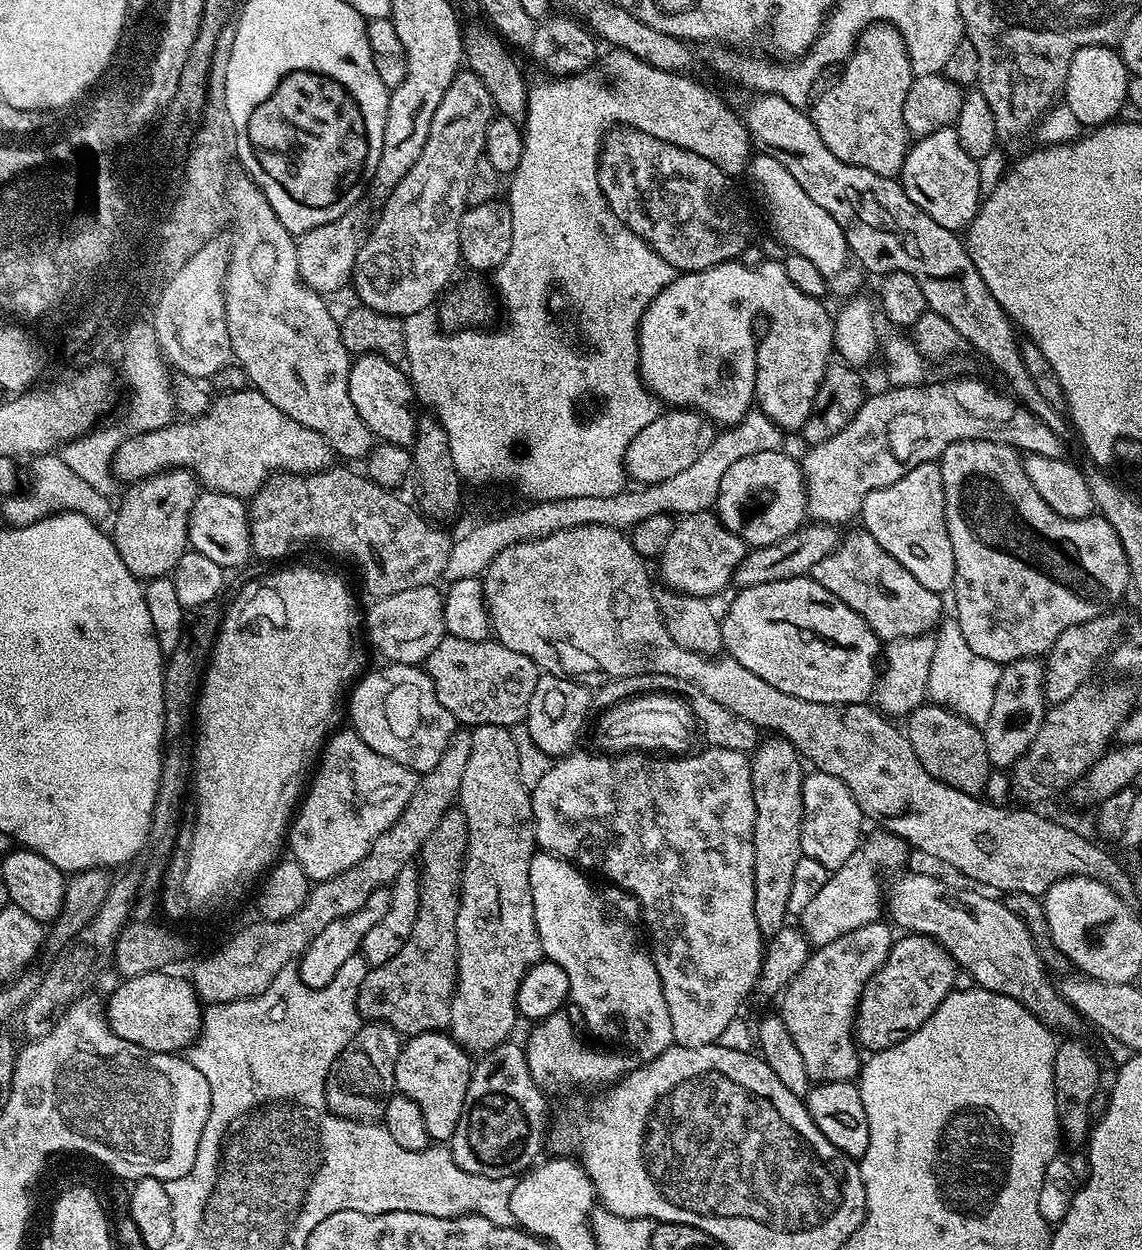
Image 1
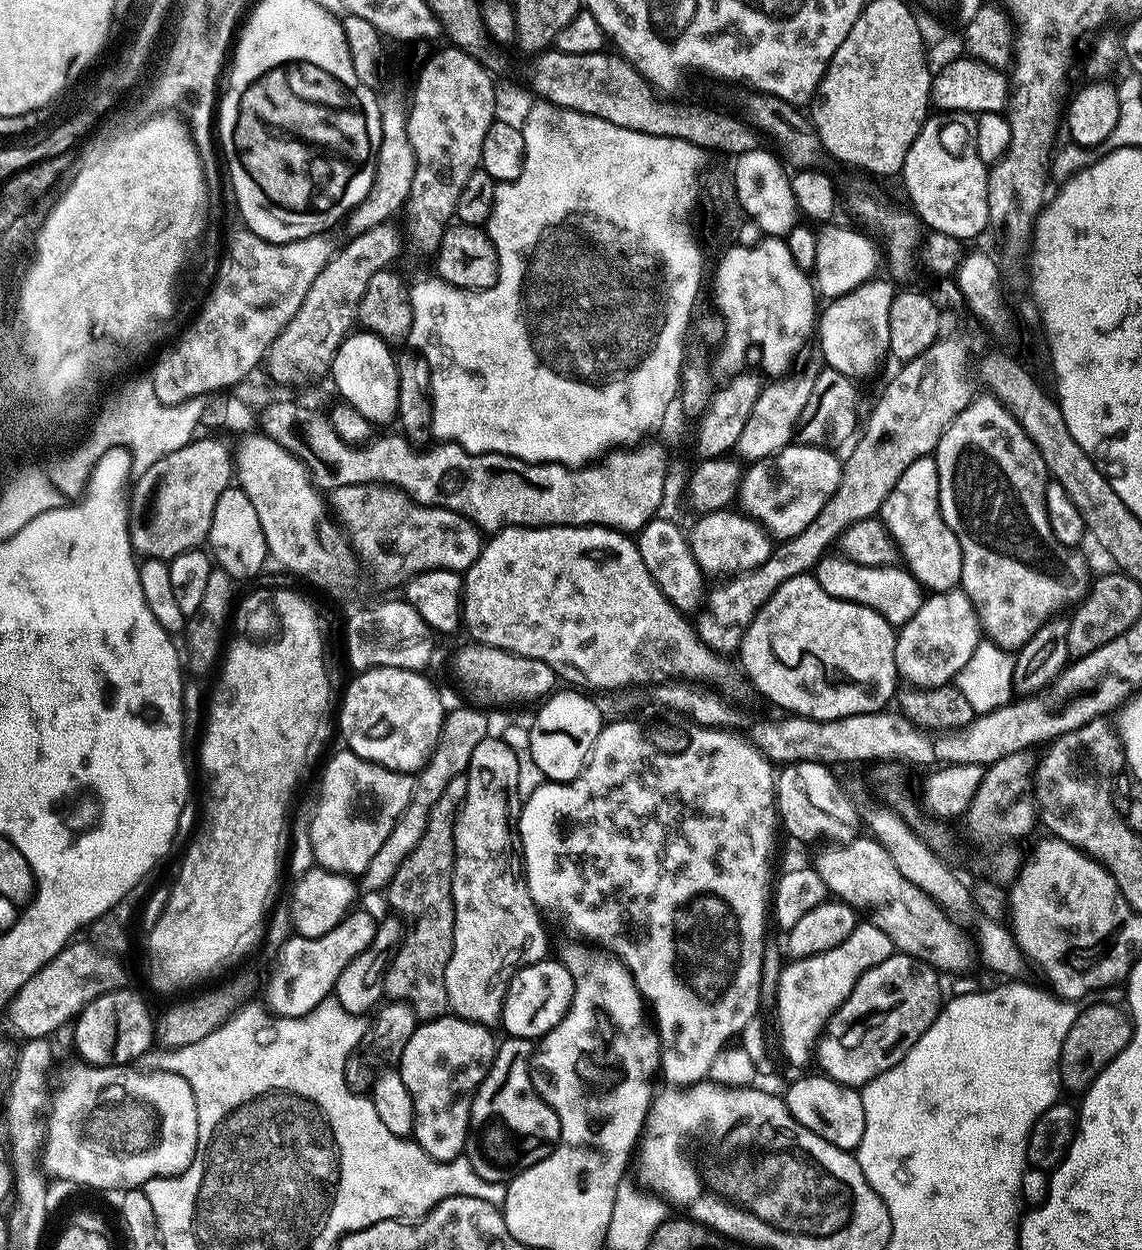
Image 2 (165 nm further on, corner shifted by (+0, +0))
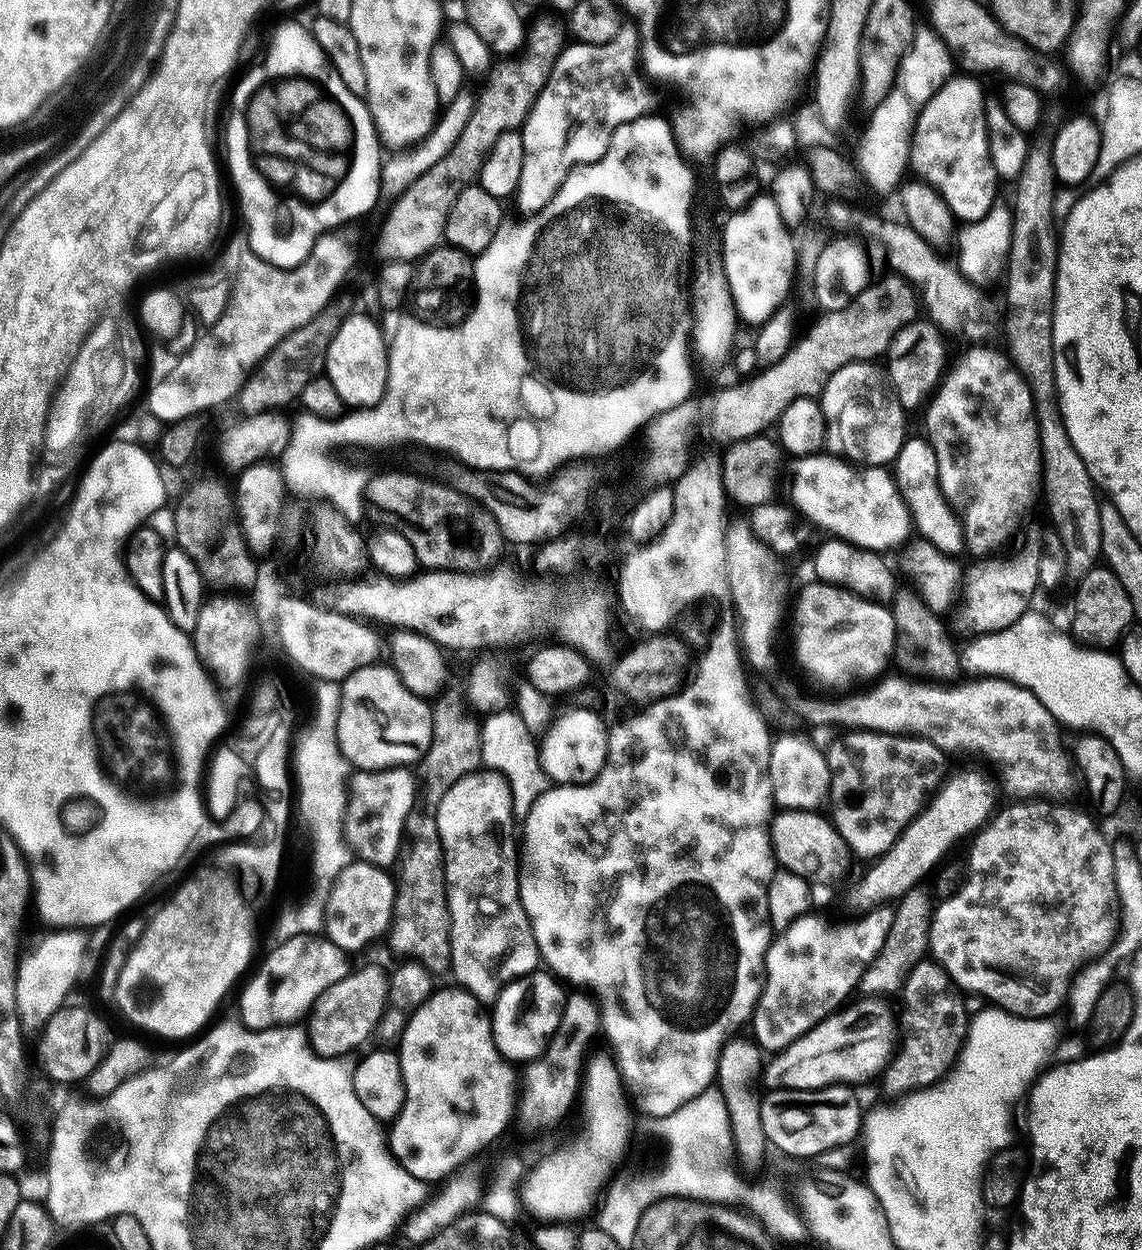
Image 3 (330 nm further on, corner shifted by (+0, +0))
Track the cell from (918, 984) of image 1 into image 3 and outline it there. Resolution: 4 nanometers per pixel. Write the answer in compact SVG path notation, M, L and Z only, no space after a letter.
M880 996L859 999L853 999L825 1020L819 1020L809 1032L775 1053L763 1065L763 1087L768 1090L814 1090L831 1084L857 1086L863 1080L872 1080L875 1076L877 1079L898 1047L898 1016L884 1001L887 999Z

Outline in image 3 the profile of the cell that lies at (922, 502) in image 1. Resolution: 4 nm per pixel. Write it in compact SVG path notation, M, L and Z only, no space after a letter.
M905 439L902 450L896 455L894 461L894 479L896 489L904 499L904 505L908 507L908 514L912 518L915 531L923 539L938 546L940 552L957 554L956 552L961 551L963 553L966 548L964 527L960 525L960 520L948 505L948 499L942 494L938 478L938 462L927 439Z

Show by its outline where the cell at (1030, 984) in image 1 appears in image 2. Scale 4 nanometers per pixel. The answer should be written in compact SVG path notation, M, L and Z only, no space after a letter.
M857 838L848 844L832 842L824 847L817 854L814 867L829 893L855 908L857 913L865 912L867 923L878 926L890 938L896 952L925 960L941 973L967 970L969 937L950 922L935 901L902 876L876 840Z

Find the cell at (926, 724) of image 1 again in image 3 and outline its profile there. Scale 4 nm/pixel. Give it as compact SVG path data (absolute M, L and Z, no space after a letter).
M915 590L897 591L890 601L894 626L896 627L896 647L894 664L901 673L912 678L927 678L932 682L952 682L961 675L960 652L948 638L941 617Z

